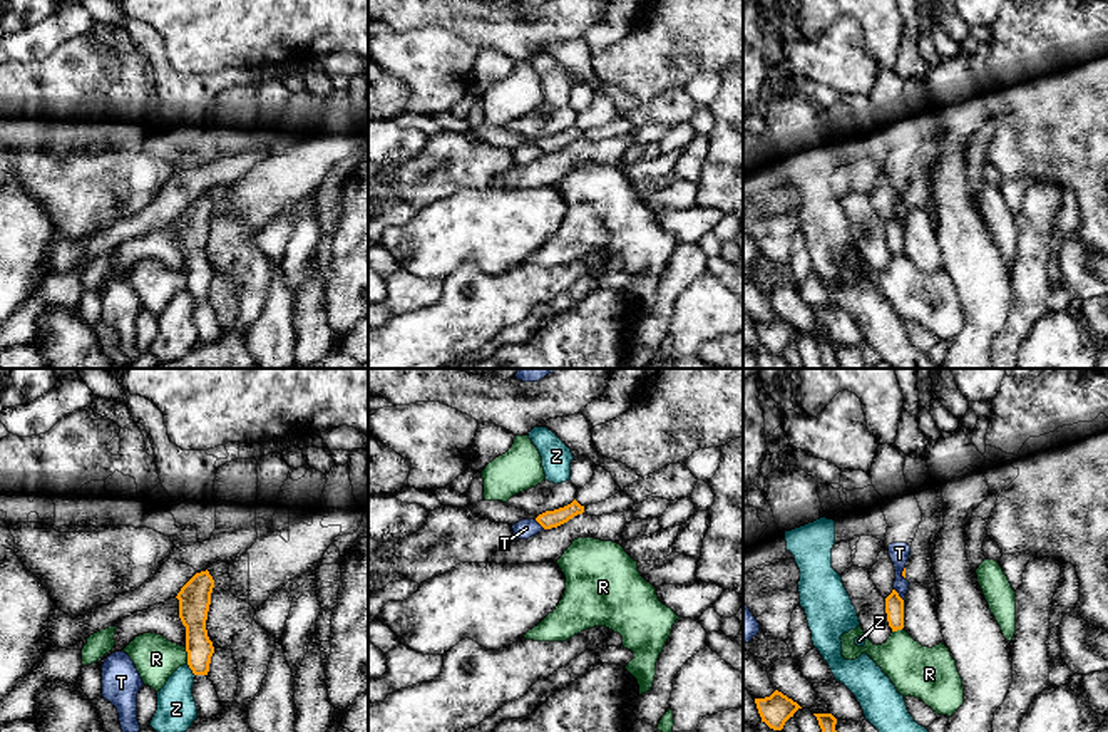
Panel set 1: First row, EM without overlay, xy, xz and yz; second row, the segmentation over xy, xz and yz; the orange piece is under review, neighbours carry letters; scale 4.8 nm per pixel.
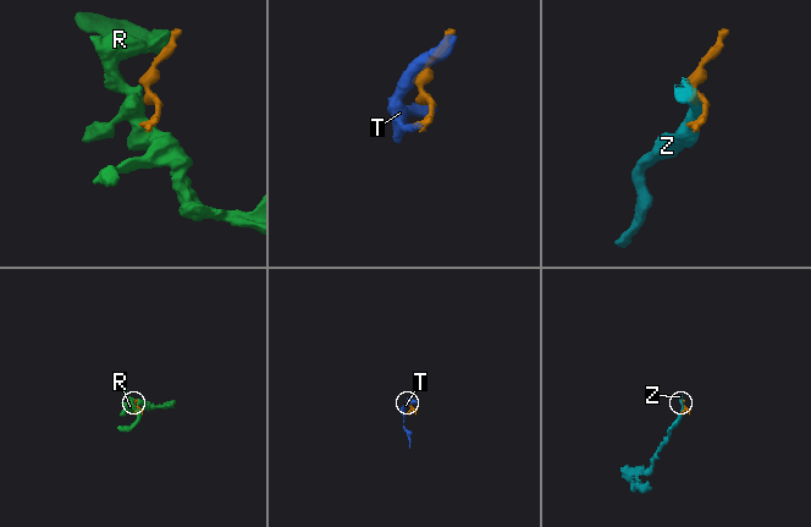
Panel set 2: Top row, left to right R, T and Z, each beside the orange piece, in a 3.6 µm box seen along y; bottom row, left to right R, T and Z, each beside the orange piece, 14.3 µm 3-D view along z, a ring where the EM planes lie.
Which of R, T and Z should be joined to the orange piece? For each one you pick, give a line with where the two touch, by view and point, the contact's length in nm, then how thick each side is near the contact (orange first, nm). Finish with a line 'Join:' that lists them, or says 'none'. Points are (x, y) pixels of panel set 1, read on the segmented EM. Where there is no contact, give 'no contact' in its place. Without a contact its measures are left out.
Join: none

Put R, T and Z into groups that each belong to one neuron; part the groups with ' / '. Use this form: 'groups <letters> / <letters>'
groups R / T / Z

